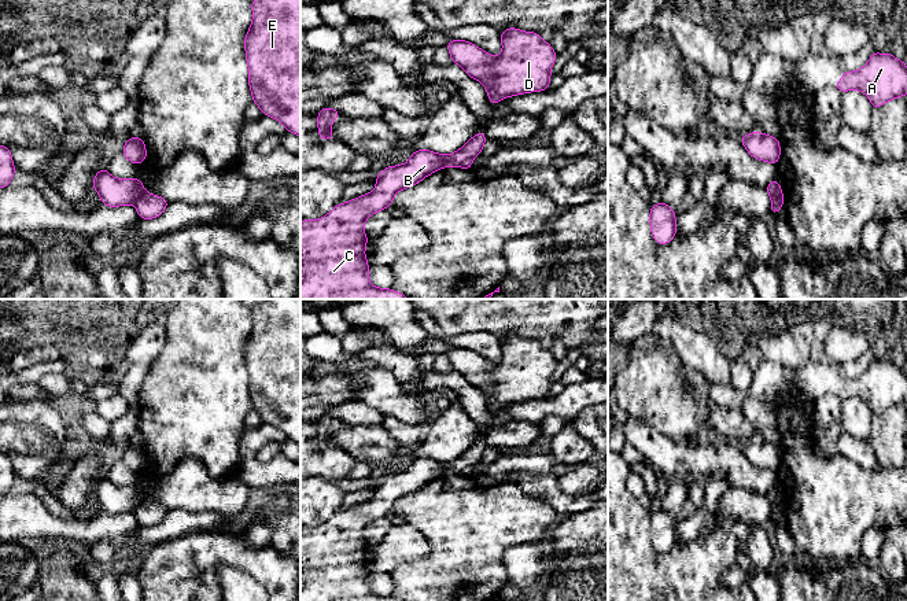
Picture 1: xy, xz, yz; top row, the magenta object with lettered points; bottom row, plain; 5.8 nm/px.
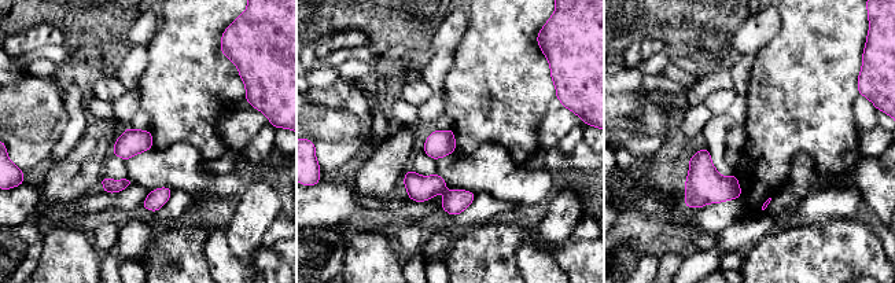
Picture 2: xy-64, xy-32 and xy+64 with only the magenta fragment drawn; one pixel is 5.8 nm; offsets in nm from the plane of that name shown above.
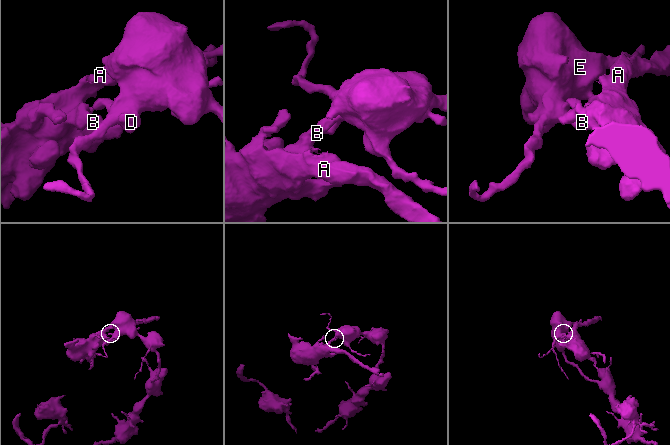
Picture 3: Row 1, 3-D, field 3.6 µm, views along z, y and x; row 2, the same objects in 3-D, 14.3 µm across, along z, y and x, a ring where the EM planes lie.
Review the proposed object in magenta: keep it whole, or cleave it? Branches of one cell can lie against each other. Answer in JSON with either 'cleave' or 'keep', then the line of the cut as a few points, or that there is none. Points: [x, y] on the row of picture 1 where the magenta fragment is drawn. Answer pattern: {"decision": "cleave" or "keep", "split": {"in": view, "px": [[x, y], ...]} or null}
{"decision": "cleave", "split": {"in": "xy", "px": [[146, 192], [132, 203]]}}

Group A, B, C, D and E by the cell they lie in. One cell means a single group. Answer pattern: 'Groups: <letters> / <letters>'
Groups: A B C / D E

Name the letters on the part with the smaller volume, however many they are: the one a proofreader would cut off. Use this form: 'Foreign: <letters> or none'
Foreign: A, B, C

